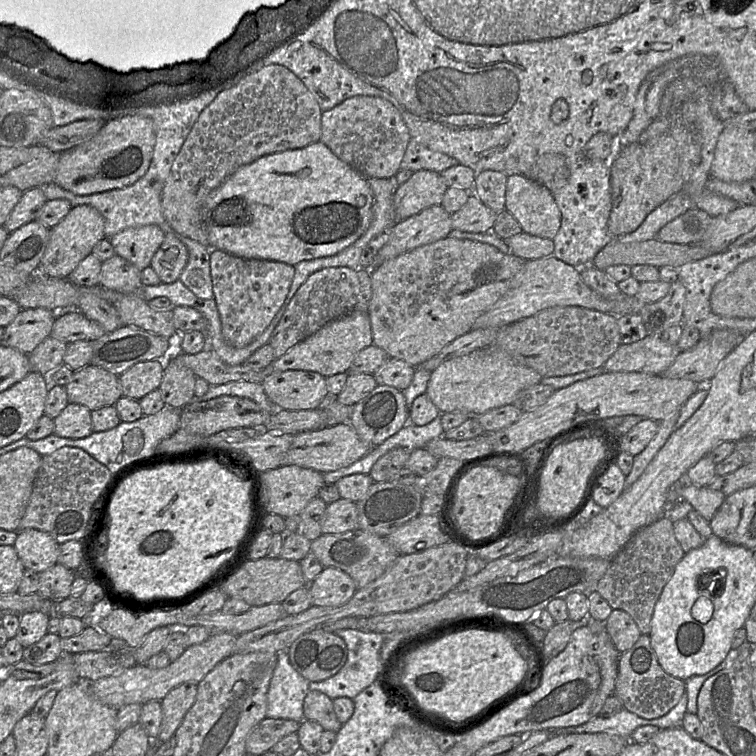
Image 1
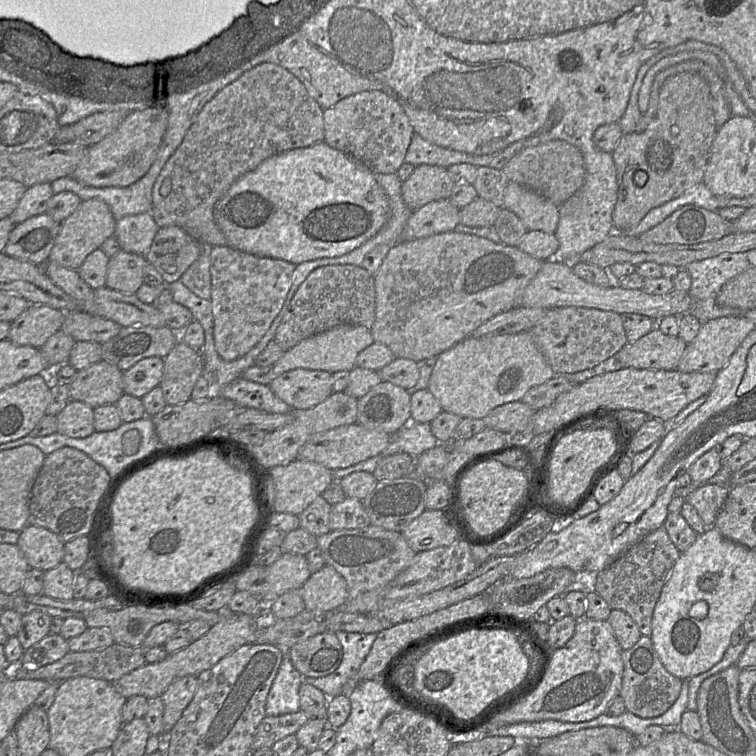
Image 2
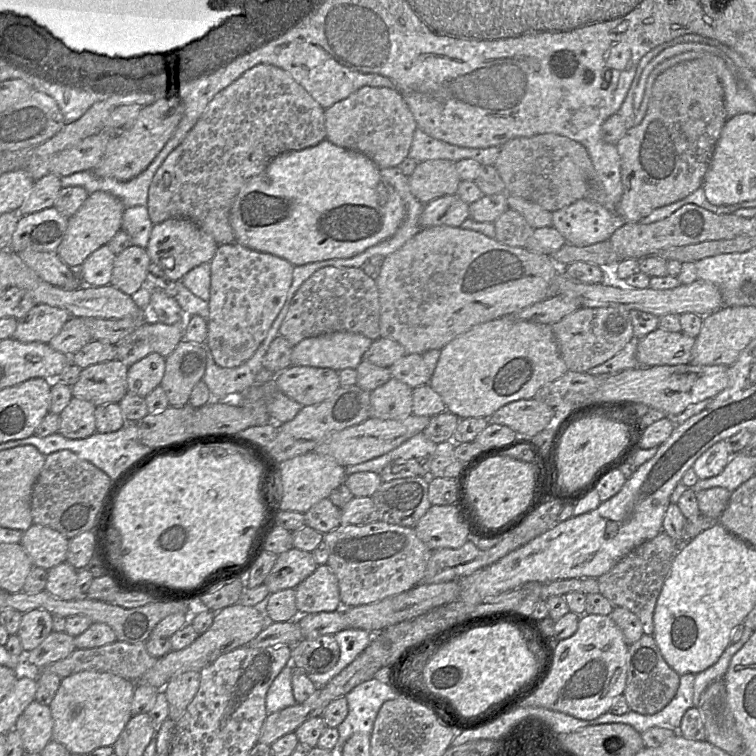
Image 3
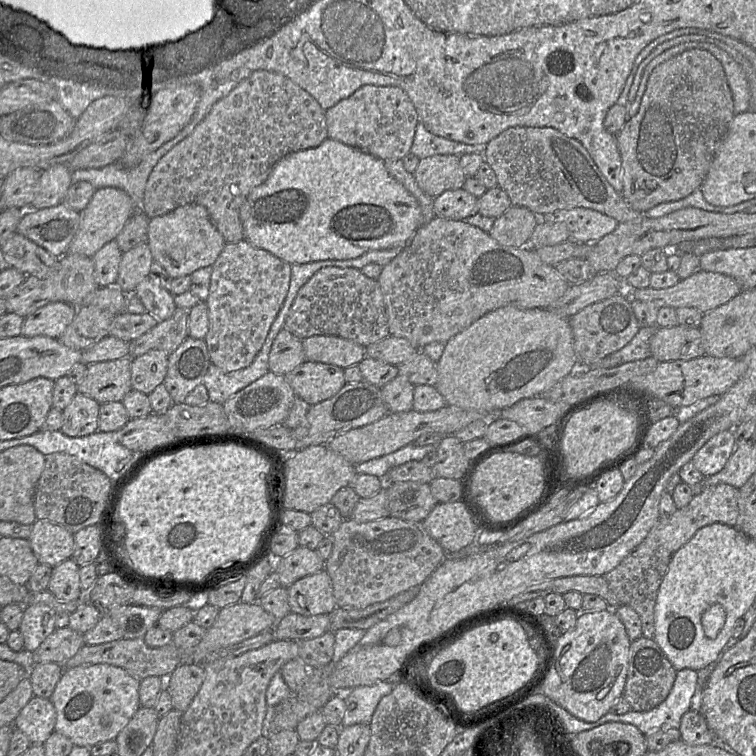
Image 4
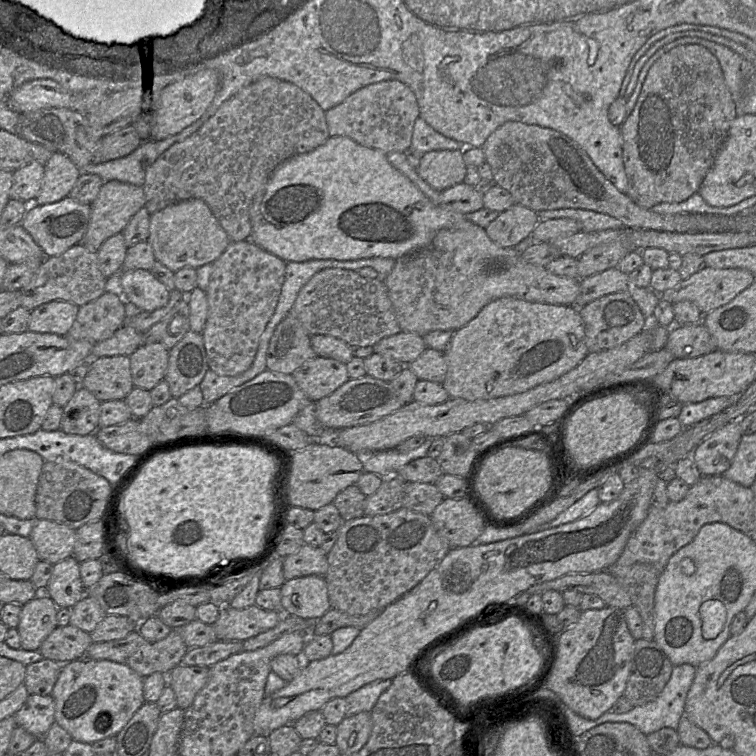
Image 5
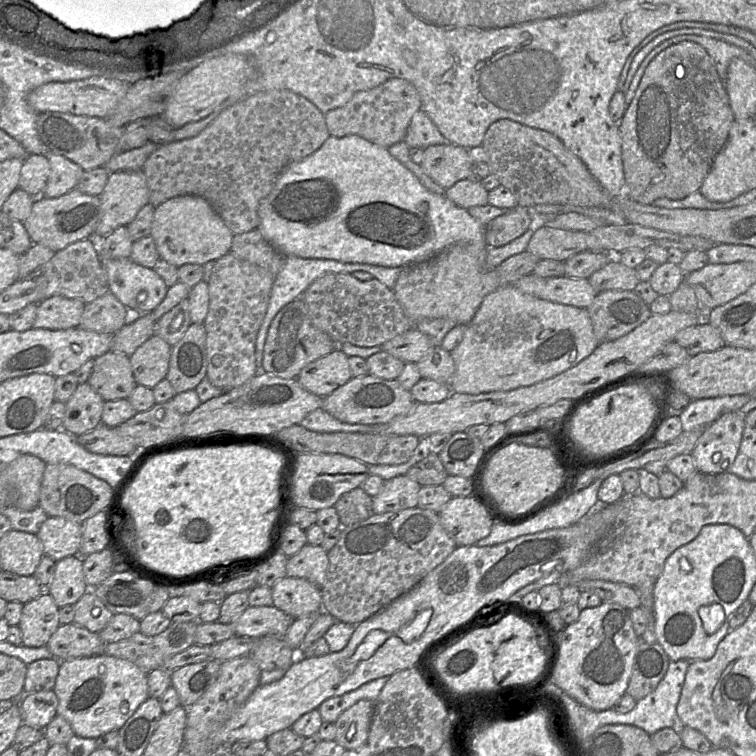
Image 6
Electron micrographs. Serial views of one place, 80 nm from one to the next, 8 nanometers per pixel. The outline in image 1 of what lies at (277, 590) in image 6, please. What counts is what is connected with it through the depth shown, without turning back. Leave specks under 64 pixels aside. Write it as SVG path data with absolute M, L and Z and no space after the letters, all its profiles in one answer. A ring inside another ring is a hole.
M326 567L308 585L312 606L338 607L348 602L357 591L354 580L344 571Z

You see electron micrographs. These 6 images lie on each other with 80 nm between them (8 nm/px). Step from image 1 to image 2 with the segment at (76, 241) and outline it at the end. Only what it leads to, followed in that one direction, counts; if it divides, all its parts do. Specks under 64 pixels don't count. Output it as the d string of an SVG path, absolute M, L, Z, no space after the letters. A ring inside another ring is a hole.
M91 198L82 201L74 212L60 223L48 261L77 270L92 251L99 248L108 237L114 235L116 223L117 220L103 200Z

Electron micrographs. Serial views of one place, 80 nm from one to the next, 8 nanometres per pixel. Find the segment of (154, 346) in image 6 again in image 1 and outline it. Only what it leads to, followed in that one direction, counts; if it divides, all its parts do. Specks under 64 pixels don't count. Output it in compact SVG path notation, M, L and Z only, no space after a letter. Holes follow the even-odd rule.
M164 360L141 361L119 375L123 396L141 400L159 388L164 373Z

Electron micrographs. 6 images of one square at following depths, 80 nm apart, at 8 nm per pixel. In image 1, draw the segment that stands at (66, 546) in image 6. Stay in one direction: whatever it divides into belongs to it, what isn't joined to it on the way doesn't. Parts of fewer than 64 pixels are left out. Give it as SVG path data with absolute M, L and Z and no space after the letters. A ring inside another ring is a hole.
M36 529L17 533L14 548L25 569L41 573L58 563L60 544L50 534Z

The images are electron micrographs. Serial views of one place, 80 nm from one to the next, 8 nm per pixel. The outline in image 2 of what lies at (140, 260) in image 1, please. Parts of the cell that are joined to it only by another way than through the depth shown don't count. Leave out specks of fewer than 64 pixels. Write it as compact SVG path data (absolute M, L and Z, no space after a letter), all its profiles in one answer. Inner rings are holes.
M150 212L127 215L117 221L114 236L122 250L146 257L159 228Z

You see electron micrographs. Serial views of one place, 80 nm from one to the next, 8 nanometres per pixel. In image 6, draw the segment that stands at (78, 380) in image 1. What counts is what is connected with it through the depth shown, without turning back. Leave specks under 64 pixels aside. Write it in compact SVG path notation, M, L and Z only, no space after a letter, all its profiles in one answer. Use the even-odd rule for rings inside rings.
M112 350L94 359L87 383L104 401L128 399L137 385L129 356Z

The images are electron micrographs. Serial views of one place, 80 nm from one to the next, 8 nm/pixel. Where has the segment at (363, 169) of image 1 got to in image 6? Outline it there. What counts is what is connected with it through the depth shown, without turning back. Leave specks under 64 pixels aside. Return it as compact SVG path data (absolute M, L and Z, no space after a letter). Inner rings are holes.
M390 79L370 90L356 93L344 106L325 114L330 136L358 136L383 148L404 141L413 115L421 109L421 98L413 84Z

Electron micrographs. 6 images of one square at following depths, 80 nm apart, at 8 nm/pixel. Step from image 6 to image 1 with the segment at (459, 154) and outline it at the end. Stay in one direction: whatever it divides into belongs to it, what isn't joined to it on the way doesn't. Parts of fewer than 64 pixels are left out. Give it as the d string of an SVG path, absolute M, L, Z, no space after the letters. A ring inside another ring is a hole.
M431 170L414 172L409 180L396 187L393 203L397 220L441 204L447 189L448 185L440 173Z

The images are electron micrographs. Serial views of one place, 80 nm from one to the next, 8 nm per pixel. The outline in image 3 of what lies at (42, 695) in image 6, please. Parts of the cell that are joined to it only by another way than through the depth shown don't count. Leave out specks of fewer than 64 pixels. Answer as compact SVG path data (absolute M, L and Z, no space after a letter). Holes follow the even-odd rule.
M33 700L16 721L14 730L20 735L26 753L40 753L52 740L53 718L50 707Z

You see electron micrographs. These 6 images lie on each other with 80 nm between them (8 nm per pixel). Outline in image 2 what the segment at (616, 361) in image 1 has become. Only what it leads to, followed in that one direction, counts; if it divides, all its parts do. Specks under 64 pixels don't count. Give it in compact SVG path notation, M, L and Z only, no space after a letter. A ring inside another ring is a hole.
M655 327L635 342L627 343L614 356L622 368L674 370L686 347L680 337L665 335Z

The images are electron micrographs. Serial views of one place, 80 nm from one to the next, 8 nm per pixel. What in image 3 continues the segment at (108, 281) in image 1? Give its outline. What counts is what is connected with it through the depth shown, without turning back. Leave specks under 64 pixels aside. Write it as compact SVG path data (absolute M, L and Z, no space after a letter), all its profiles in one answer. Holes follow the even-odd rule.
M131 245L114 259L110 285L131 295L146 283L148 266L151 263L146 248Z

